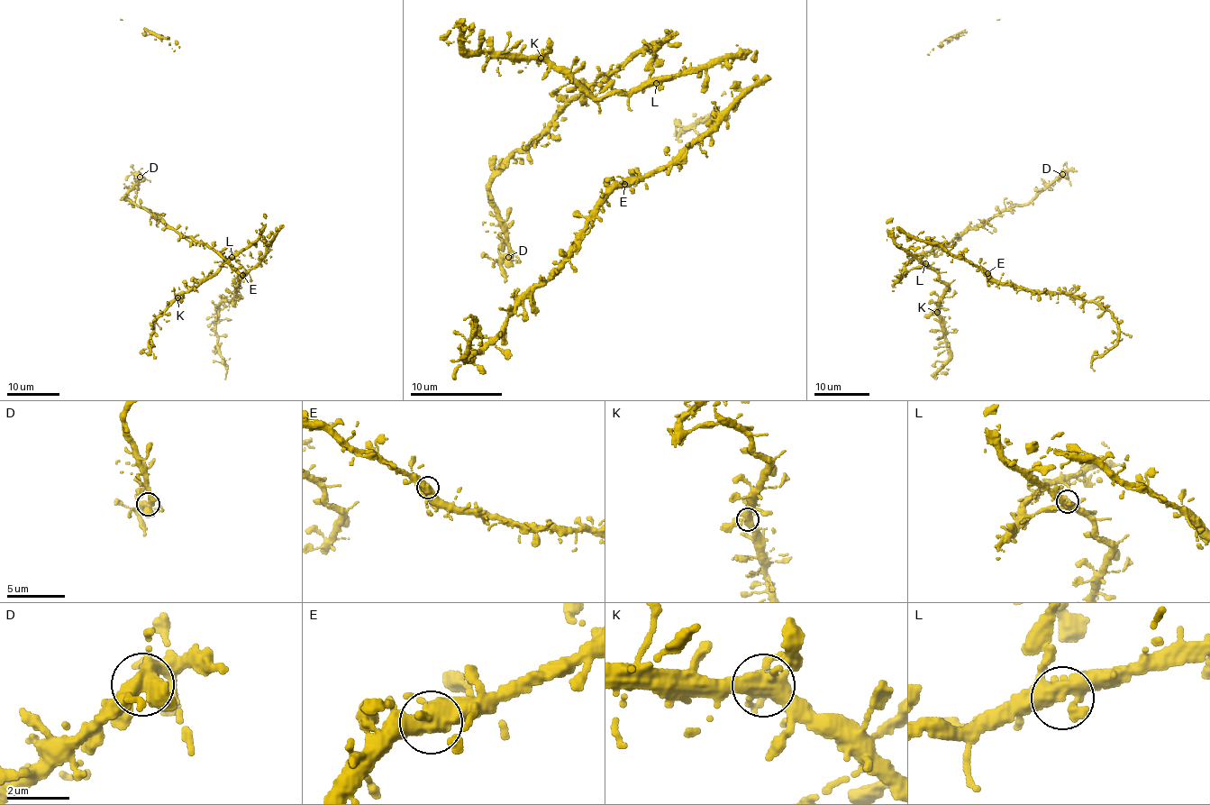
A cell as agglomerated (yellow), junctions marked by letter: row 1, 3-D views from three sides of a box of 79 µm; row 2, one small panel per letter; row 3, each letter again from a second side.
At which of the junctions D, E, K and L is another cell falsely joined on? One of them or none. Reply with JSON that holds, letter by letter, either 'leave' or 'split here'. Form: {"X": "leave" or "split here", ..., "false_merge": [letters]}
{"D": "leave", "E": "leave", "K": "leave", "L": "leave", "false_merge": []}

